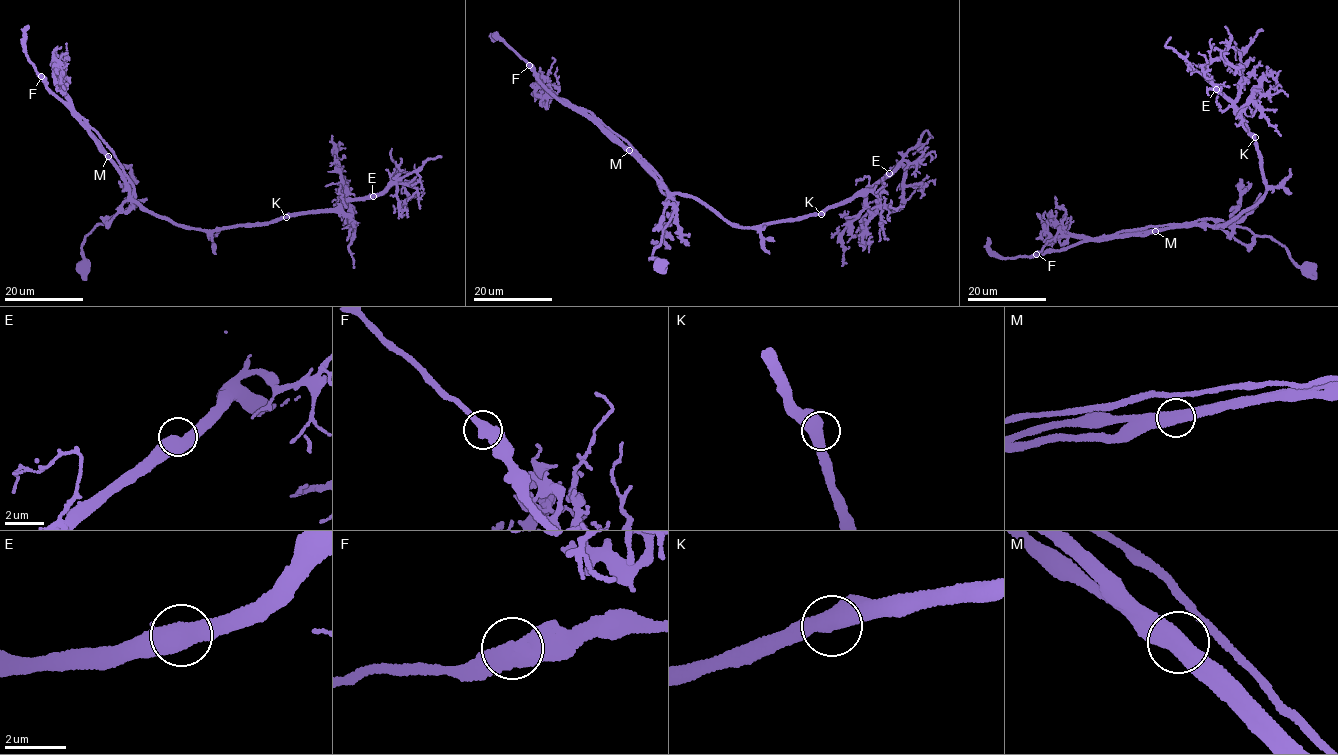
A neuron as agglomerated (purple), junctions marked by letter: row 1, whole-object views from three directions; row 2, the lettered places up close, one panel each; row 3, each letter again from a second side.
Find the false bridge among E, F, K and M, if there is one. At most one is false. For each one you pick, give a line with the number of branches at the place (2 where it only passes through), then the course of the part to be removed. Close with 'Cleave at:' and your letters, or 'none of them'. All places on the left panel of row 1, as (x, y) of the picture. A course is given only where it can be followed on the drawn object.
M: branches 2; course (108, 156), (124, 184), (129, 186), (133, 203), (85, 237), (80, 272), (82, 279)
Cleave at: M

